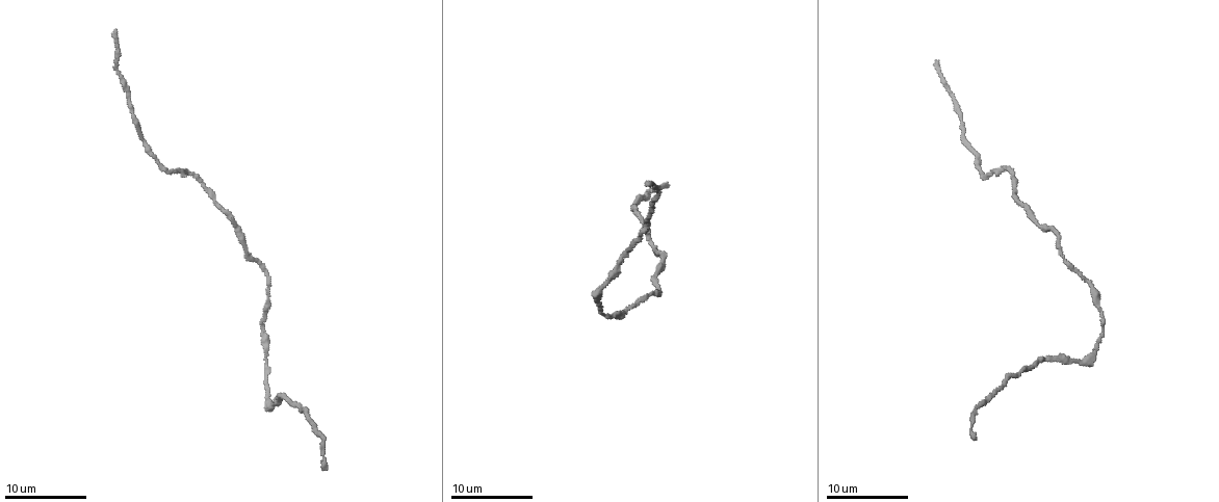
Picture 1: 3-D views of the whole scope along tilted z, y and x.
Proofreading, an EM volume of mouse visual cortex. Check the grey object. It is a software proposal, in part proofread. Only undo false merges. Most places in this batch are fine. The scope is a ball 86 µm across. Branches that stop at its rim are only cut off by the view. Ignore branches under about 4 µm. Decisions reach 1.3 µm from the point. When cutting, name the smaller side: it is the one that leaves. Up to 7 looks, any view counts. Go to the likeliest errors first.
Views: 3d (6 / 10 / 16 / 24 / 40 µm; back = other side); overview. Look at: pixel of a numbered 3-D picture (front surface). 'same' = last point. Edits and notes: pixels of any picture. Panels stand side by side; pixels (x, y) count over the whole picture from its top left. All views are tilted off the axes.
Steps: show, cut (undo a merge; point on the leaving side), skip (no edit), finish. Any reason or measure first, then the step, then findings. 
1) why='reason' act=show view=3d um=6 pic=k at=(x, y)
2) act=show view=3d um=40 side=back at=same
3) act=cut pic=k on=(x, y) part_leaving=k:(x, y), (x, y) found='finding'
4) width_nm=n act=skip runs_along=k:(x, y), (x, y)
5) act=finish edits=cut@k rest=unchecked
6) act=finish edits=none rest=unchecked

why='calibre changes' act=show view=3d um=10 pic=1 at=(133, 110)

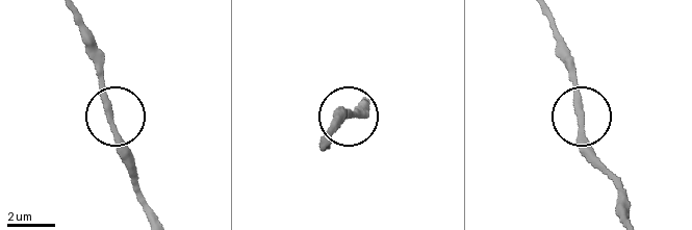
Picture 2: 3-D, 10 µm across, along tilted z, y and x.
act=skip runs_along=2:(621, 212), (618, 183), (586, 137), (575, 68) found='one neuron here'

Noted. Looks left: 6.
act=show view=3d um=10 pic=1 at=(265, 271)

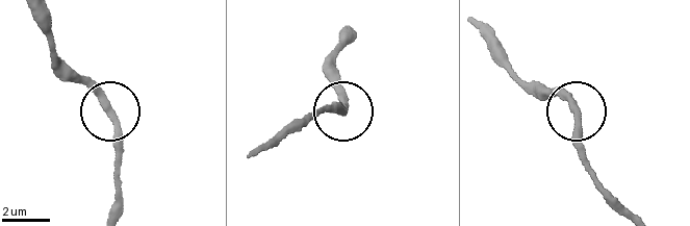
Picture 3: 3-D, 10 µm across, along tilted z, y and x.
act=show view=3d um=6 pic=3 at=(114, 115)

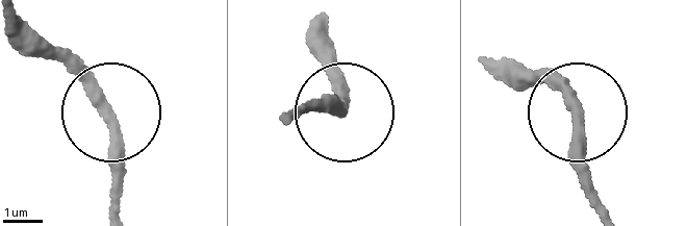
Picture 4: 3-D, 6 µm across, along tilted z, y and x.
width_nm=280 act=skip found='all the same neuron'

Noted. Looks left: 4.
why='thin neck' act=show view=3d um=10 pic=1 at=(980, 169)

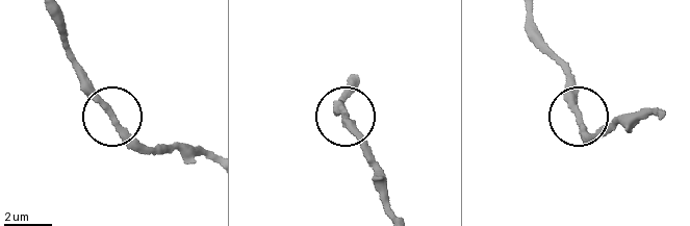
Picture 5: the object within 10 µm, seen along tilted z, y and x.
act=skip runs_along=5:(389, 216), (382, 167), (359, 131), (334, 108) found='continuous, no second neuron'

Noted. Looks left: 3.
why='thick turns thin' act=show view=3d um=10 pic=1 at=(308, 412)

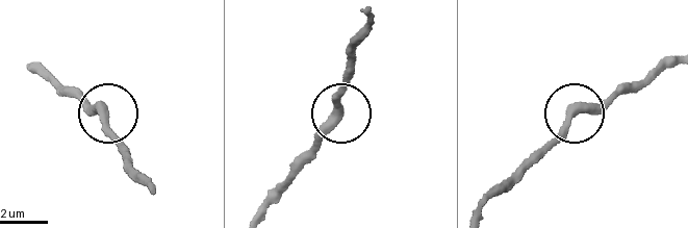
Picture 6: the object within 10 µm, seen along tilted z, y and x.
act=show view=3d um=10 side=back pic=6 at=(336, 106)

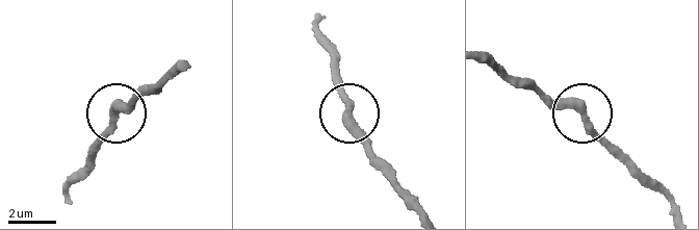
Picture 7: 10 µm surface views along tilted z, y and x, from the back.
act=skip found='one neuron here'

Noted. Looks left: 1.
act=finish edits=none rest=unchecked

